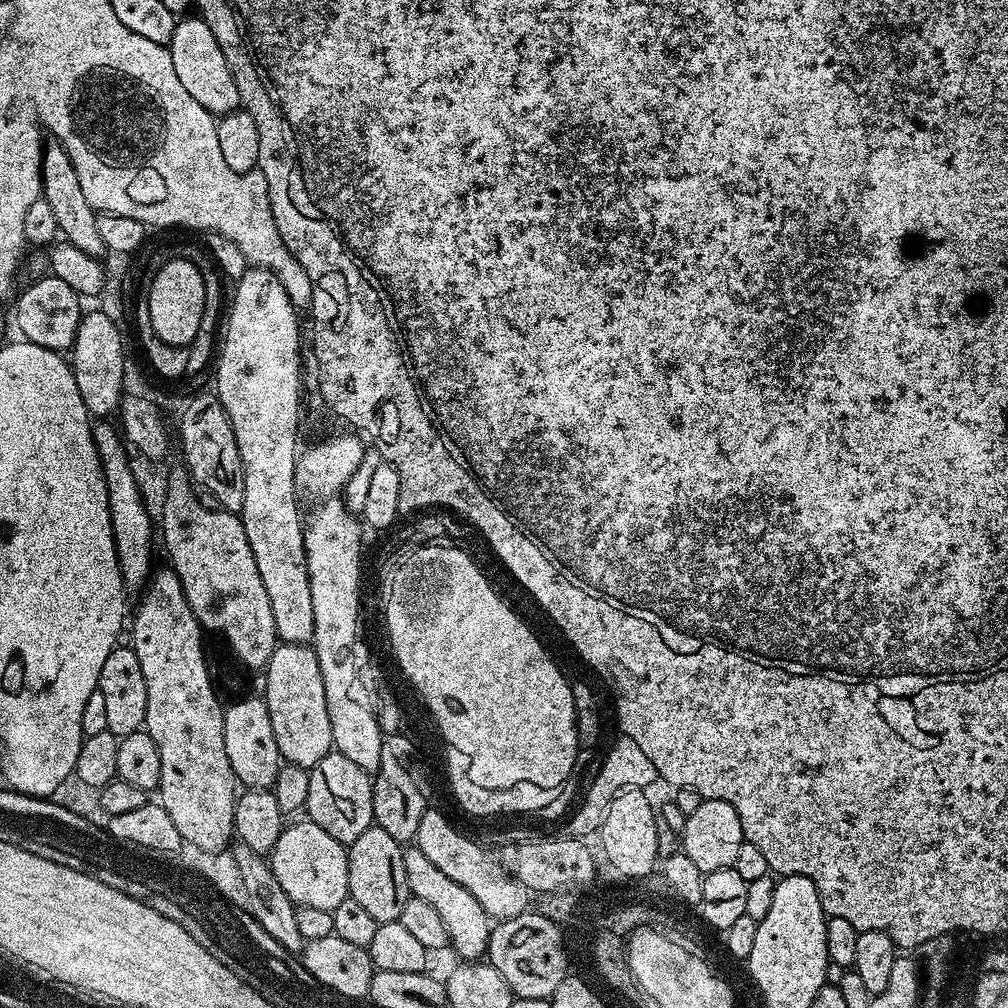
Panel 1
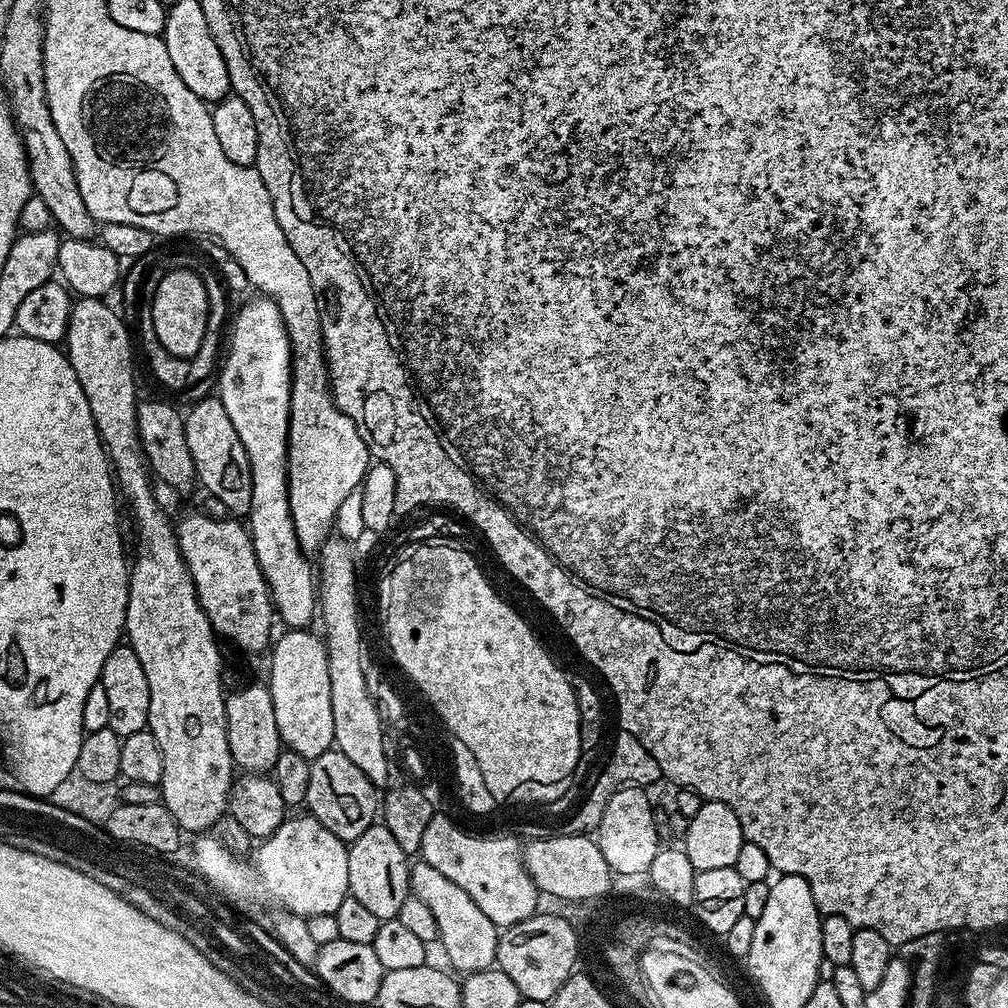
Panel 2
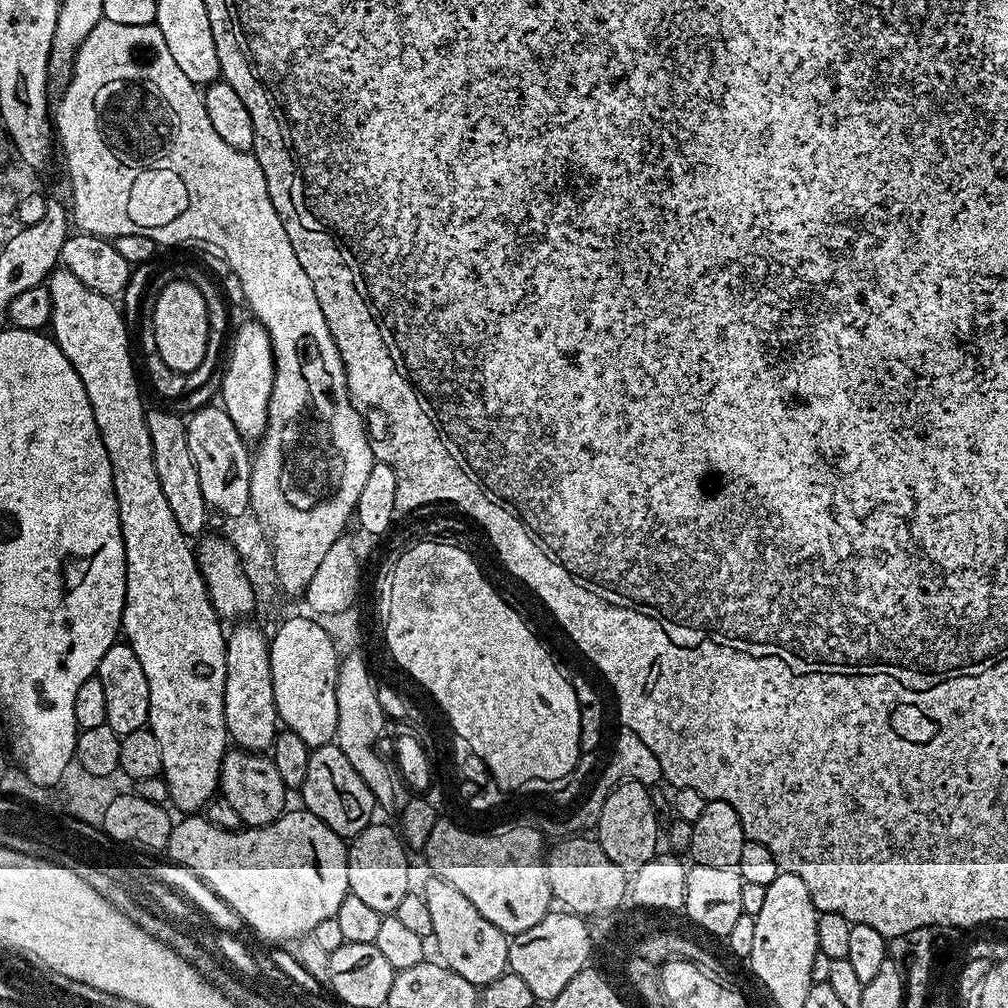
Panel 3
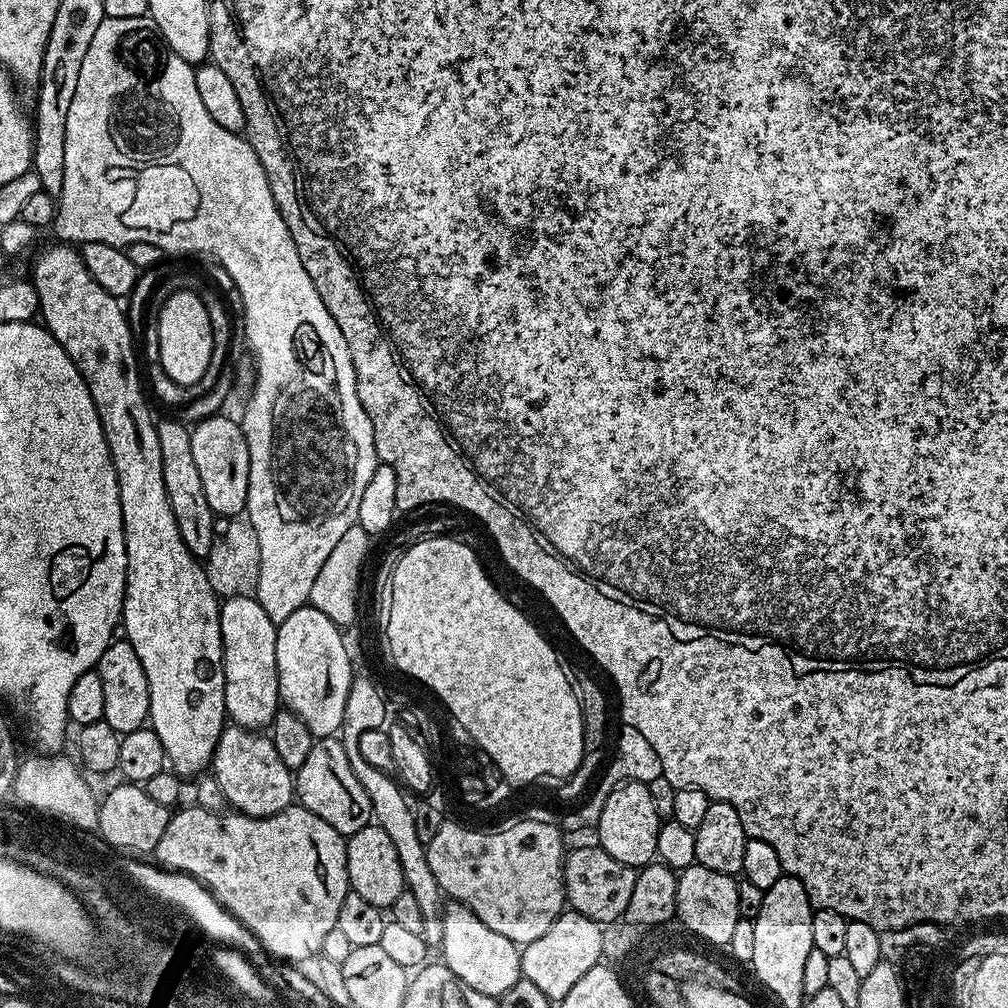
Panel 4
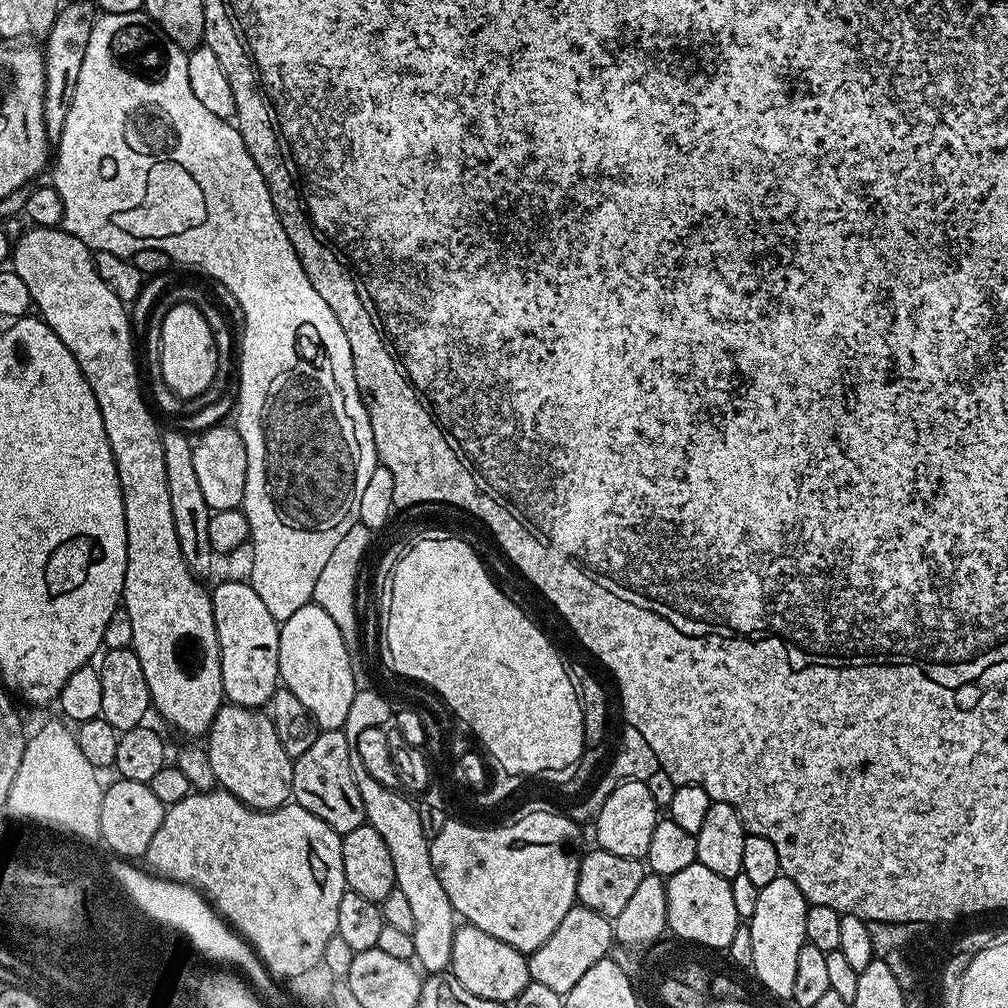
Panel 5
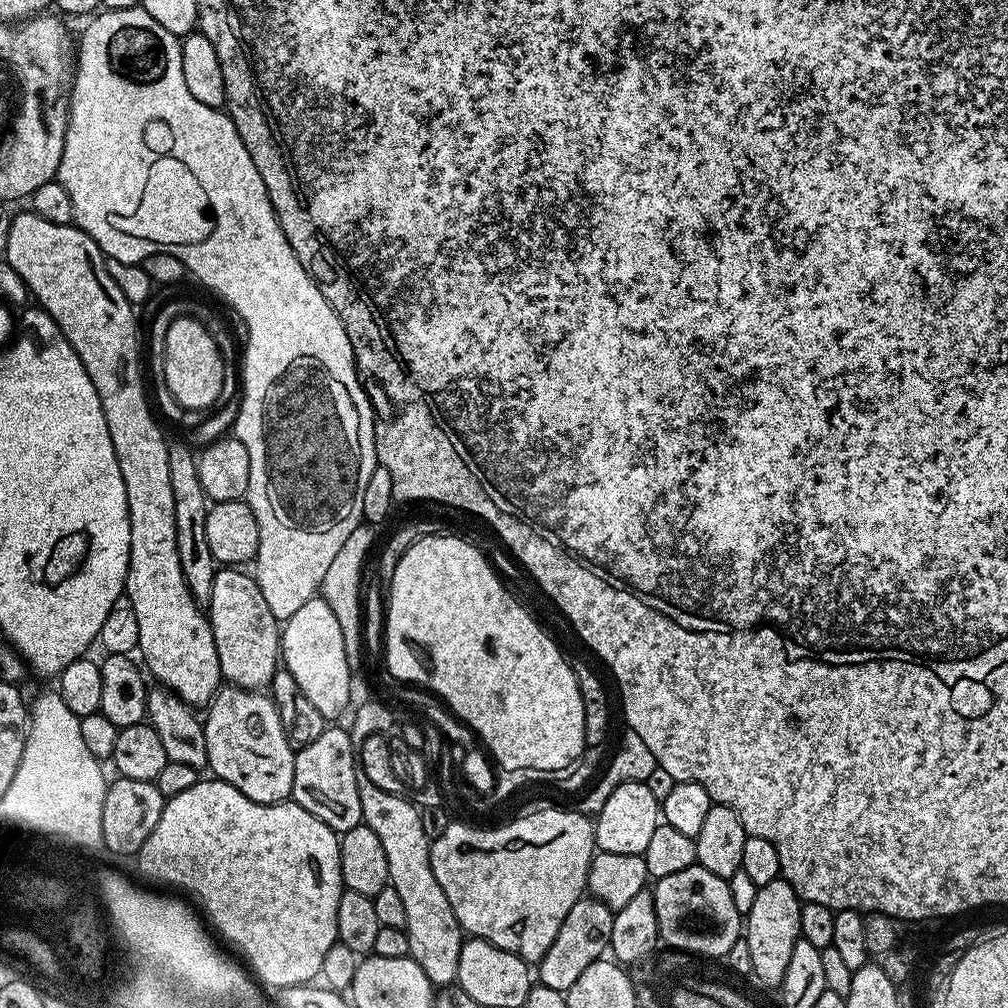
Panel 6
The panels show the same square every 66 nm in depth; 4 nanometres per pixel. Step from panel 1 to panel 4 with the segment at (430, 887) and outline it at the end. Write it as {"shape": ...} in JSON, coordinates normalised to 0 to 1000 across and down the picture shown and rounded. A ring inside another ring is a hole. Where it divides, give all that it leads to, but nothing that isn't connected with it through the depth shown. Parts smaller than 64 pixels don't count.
{"shape":[[[444,895],[439,898],[438,908],[438,935],[435,941],[438,946],[438,955],[466,982],[474,982],[474,986],[499,990],[507,984],[510,974],[518,971],[516,962],[516,940],[502,927],[494,927],[494,923],[486,923],[474,907],[470,907],[461,897]]]}

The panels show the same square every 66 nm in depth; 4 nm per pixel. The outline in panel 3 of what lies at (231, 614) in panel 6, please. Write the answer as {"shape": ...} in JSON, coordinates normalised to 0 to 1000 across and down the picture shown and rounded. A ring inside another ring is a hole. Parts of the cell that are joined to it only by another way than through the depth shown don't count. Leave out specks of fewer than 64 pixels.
{"shape":[[[238,617],[224,631],[226,668],[222,678],[222,711],[229,737],[244,746],[261,747],[274,735],[276,711],[268,669],[267,632],[250,617]]]}

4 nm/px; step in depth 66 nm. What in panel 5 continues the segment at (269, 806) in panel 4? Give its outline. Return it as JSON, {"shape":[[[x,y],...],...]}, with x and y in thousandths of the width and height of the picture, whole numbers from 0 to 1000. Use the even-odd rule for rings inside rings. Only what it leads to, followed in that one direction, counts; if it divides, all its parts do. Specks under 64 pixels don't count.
{"shape":[[[225,696],[219,698],[210,721],[204,727],[204,741],[208,752],[208,764],[212,764],[215,779],[239,794],[244,801],[269,806],[271,802],[281,802],[287,797],[292,754],[284,748],[284,744],[280,744],[280,736],[276,736],[276,724],[272,724],[272,716],[265,705],[241,702]]]}

